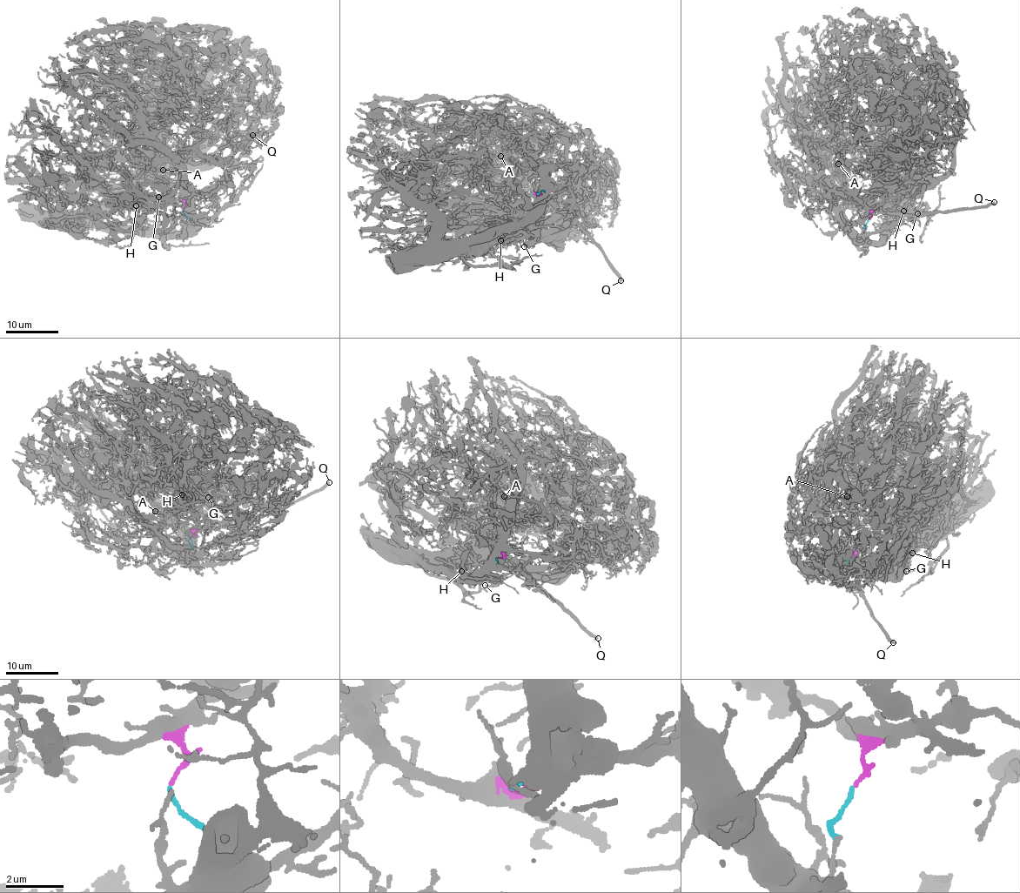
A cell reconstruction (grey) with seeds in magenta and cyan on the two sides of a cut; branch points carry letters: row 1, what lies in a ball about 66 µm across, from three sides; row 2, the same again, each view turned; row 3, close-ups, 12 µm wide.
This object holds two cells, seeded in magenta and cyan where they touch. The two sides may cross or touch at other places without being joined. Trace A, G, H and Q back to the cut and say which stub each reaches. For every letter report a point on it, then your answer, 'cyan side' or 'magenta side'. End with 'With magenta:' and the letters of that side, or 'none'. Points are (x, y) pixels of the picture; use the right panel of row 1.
A: place (838, 164); cyan side
G: place (917, 213); magenta side
H: place (903, 211); cyan side
Q: place (994, 202); magenta side
With magenta: G, Q

